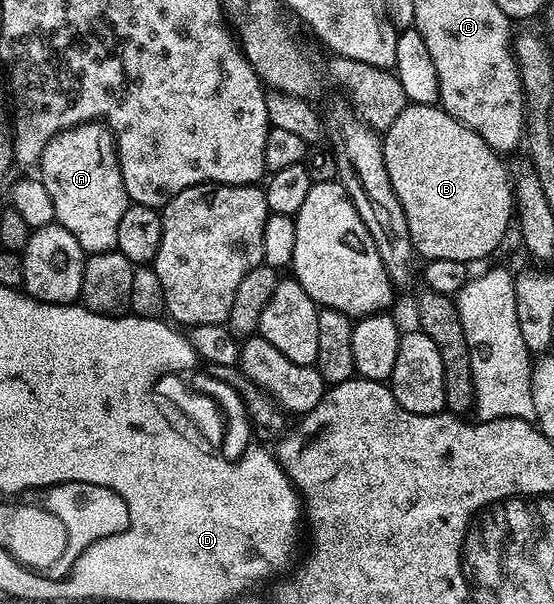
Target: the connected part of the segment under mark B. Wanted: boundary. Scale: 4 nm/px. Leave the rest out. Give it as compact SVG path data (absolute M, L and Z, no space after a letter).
M408 104L401 112L401 116L397 116L397 120L393 120L393 124L382 135L383 155L385 156L385 168L389 172L389 180L393 184L393 192L397 196L397 200L401 200L401 208L405 212L405 220L409 228L409 236L411 243L415 245L415 253L423 260L461 260L468 264L474 264L478 258L490 259L495 249L501 241L501 236L505 233L505 228L513 220L513 182L509 177L509 170L503 167L500 155L489 144L485 144L485 140L481 140L481 136L477 136L477 132L473 132L465 124L461 124L453 116L449 116L438 105L434 106L416 106Z

